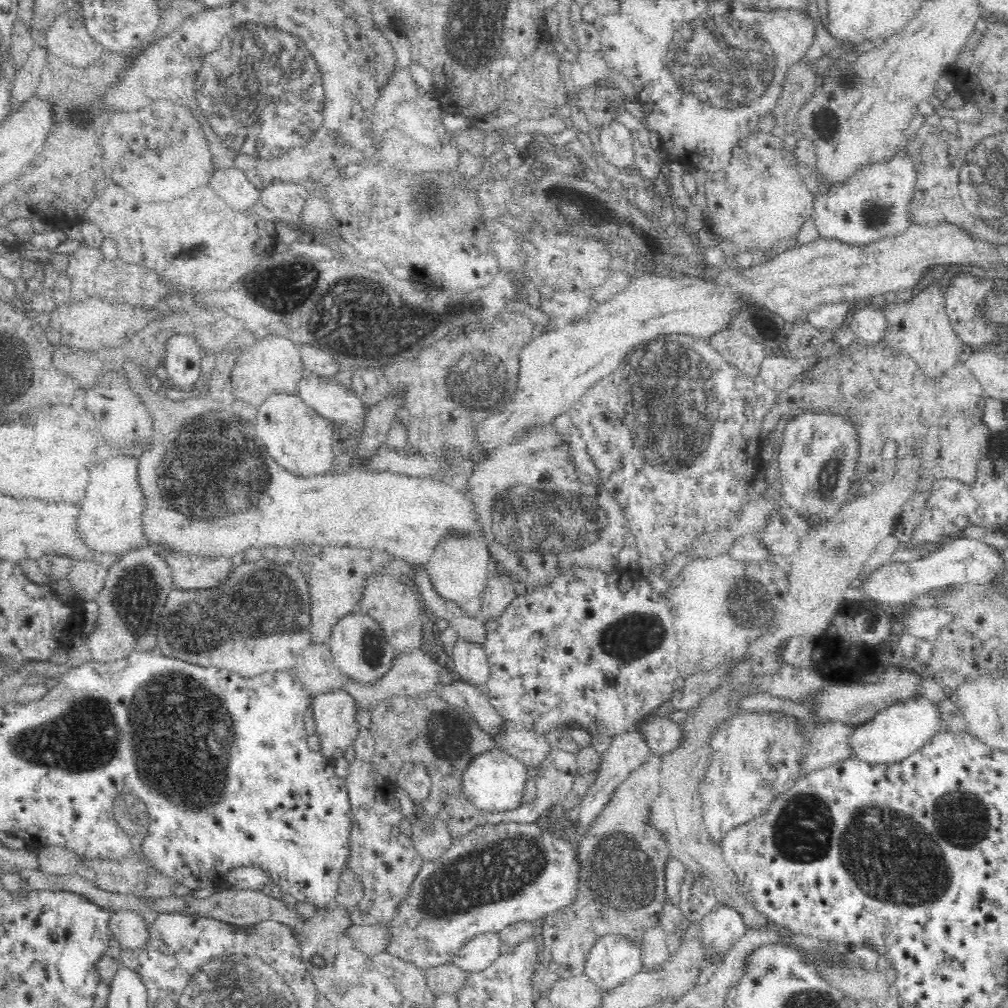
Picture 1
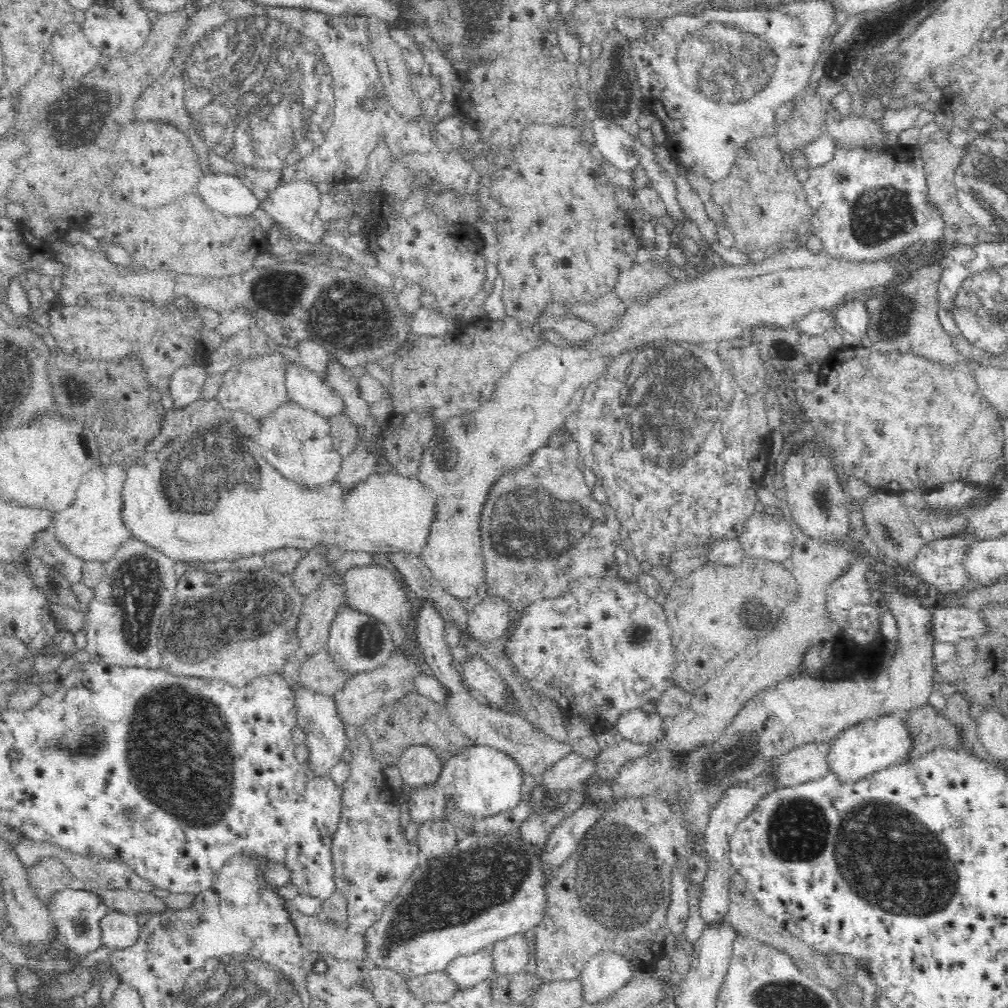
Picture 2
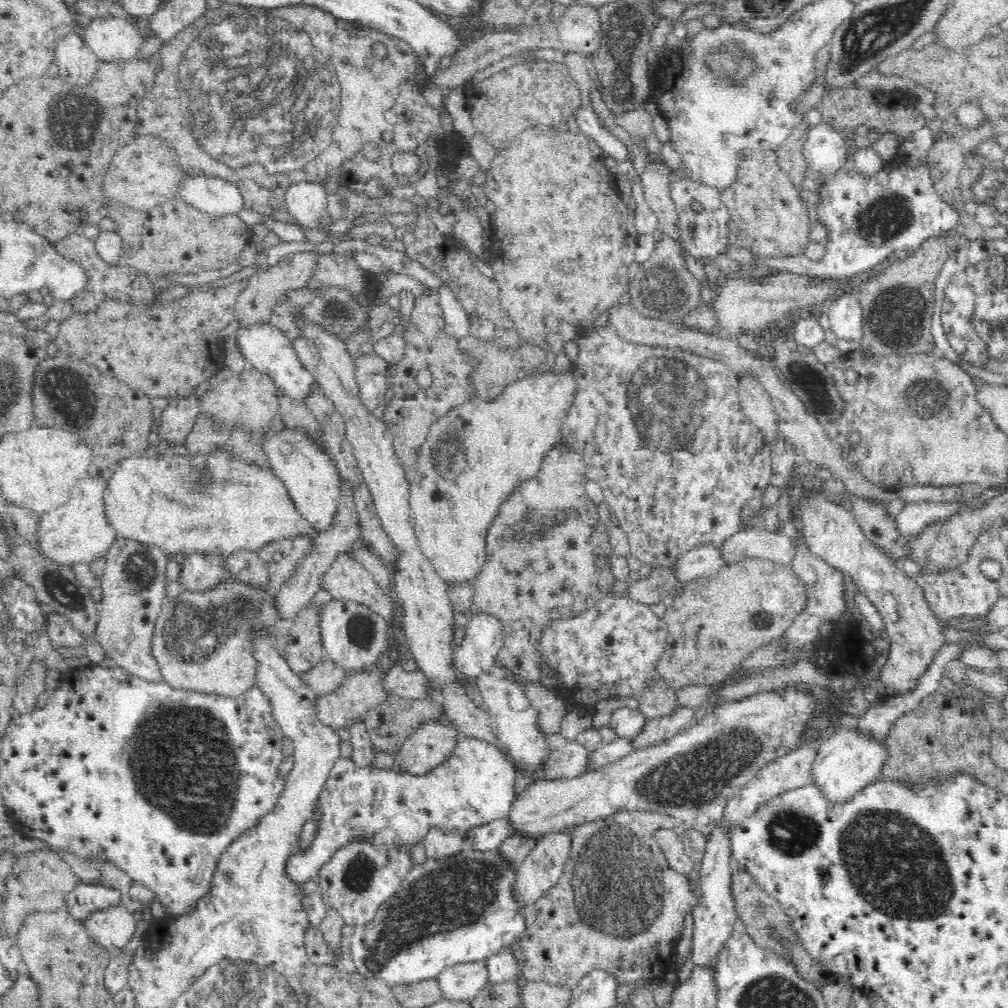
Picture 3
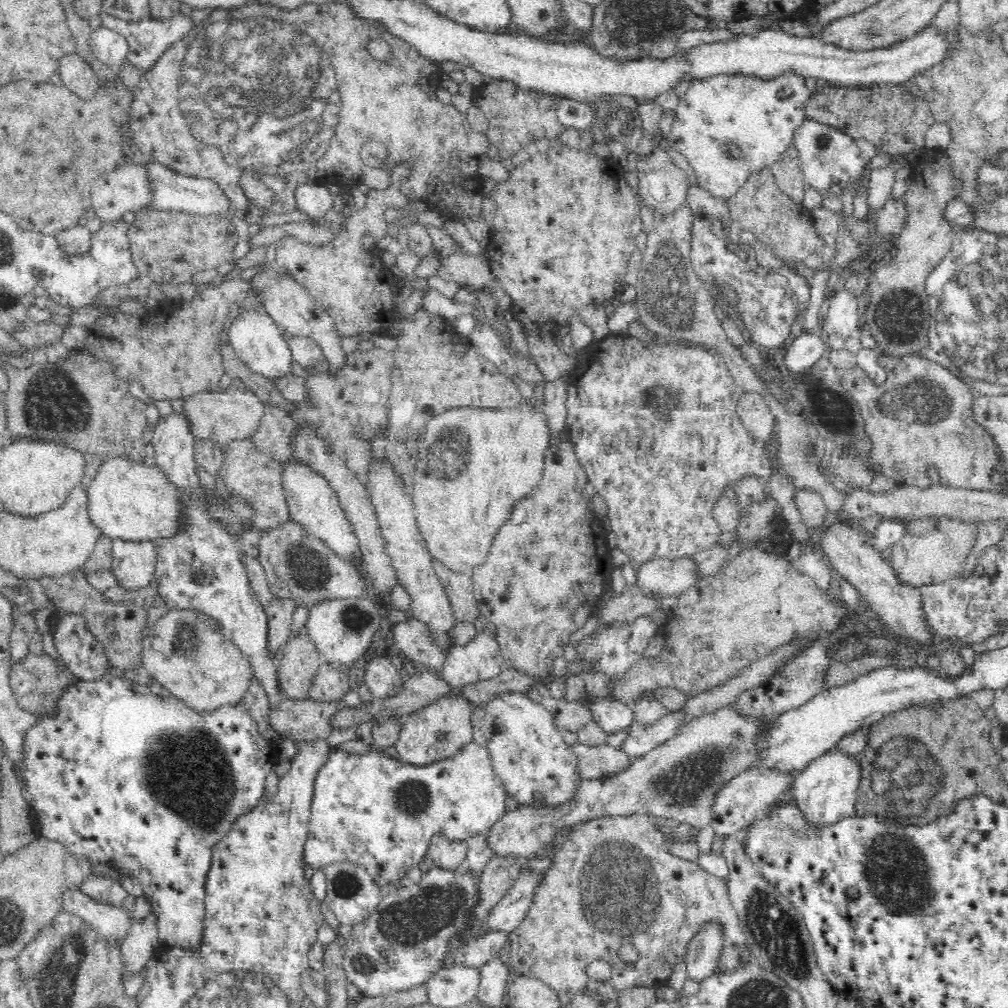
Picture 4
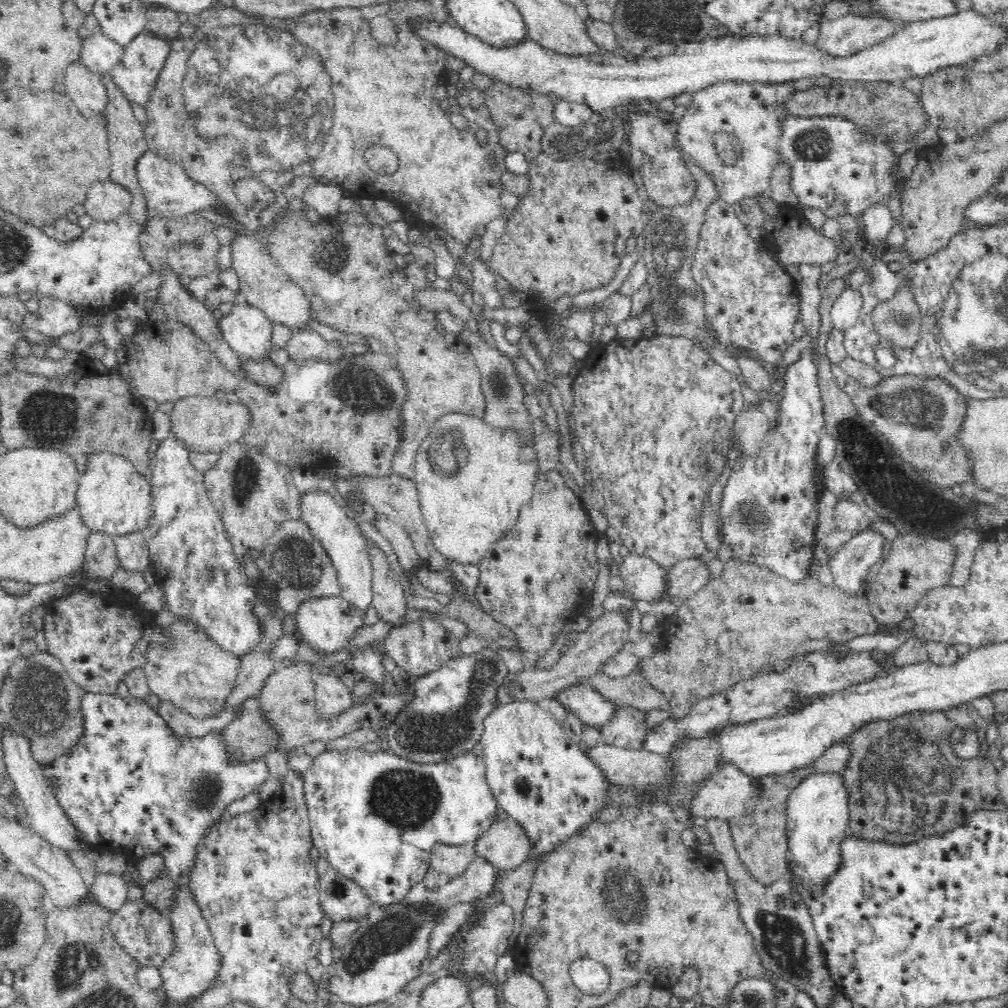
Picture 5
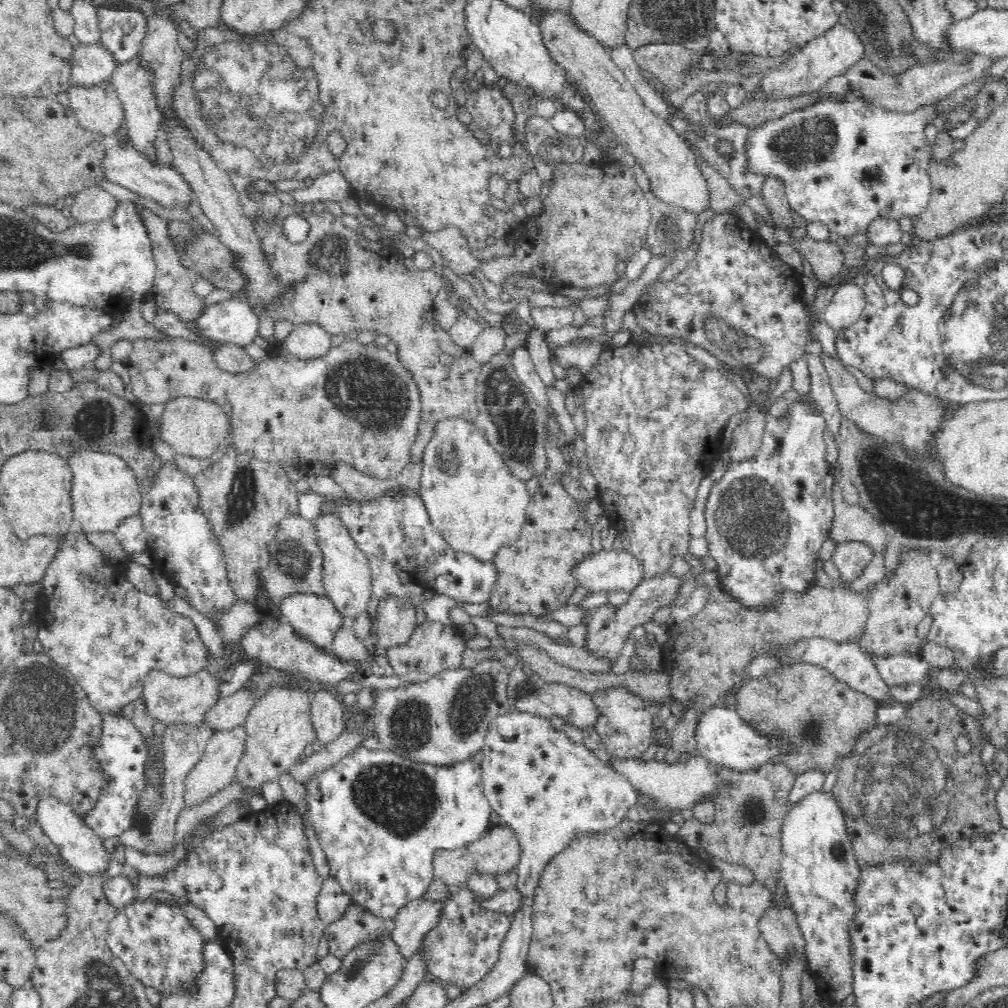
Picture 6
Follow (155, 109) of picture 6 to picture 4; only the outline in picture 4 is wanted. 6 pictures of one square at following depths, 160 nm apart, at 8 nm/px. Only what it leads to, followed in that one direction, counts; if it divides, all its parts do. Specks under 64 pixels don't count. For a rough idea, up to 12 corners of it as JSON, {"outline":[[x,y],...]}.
{"outline":[[100,12],[102,25],[126,37],[126,61],[148,70],[194,26],[170,18],[128,21]]}

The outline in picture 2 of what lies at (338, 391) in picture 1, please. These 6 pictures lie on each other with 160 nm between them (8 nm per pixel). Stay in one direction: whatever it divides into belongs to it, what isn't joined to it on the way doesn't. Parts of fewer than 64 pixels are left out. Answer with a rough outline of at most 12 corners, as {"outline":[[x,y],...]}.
{"outline":[[289,361],[292,401],[324,418],[344,411],[322,376]]}

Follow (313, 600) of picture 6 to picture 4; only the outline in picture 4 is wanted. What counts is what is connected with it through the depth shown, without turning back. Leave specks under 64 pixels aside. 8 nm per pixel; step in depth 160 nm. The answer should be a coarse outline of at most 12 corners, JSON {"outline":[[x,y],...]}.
{"outline":[[370,598],[314,603],[306,629],[332,664],[370,648],[383,619]]}

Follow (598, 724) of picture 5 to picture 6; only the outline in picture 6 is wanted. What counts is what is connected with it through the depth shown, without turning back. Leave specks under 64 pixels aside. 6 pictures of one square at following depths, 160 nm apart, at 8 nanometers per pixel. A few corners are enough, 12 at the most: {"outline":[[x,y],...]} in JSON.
{"outline":[[540,684],[512,708],[548,718],[573,728],[594,727],[593,695],[566,685]]}

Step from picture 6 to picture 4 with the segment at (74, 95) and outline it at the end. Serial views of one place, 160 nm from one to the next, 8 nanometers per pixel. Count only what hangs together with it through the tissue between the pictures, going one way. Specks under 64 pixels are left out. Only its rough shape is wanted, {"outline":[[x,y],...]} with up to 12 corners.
{"outline":[[75,50],[58,58],[57,73],[81,98],[94,97],[100,79]]}

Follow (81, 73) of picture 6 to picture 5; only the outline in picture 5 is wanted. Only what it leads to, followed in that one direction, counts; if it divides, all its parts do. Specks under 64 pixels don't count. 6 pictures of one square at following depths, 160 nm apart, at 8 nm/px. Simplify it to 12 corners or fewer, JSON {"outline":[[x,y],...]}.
{"outline":[[100,31],[82,42],[80,62],[91,71],[117,65],[124,45]]}

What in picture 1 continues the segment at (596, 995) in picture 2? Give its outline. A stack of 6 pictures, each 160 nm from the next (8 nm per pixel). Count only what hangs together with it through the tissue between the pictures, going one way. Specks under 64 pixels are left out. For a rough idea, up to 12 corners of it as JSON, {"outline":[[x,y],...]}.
{"outline":[[624,934],[590,946],[582,972],[600,987],[641,970],[641,947]]}

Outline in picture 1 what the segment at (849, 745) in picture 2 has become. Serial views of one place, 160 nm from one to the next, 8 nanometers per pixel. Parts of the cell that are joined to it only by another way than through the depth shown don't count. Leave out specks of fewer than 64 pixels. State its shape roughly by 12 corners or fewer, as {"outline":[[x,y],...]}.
{"outline":[[927,690],[880,710],[850,738],[854,755],[896,763],[944,724]]}

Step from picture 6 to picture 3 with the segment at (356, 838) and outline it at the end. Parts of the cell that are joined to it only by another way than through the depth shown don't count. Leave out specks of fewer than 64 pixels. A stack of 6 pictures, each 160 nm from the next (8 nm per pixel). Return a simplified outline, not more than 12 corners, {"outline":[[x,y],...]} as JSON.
{"outline":[[458,740],[424,776],[340,758],[312,849],[285,876],[317,880],[352,837],[413,847],[430,827],[508,817],[517,767]]}

